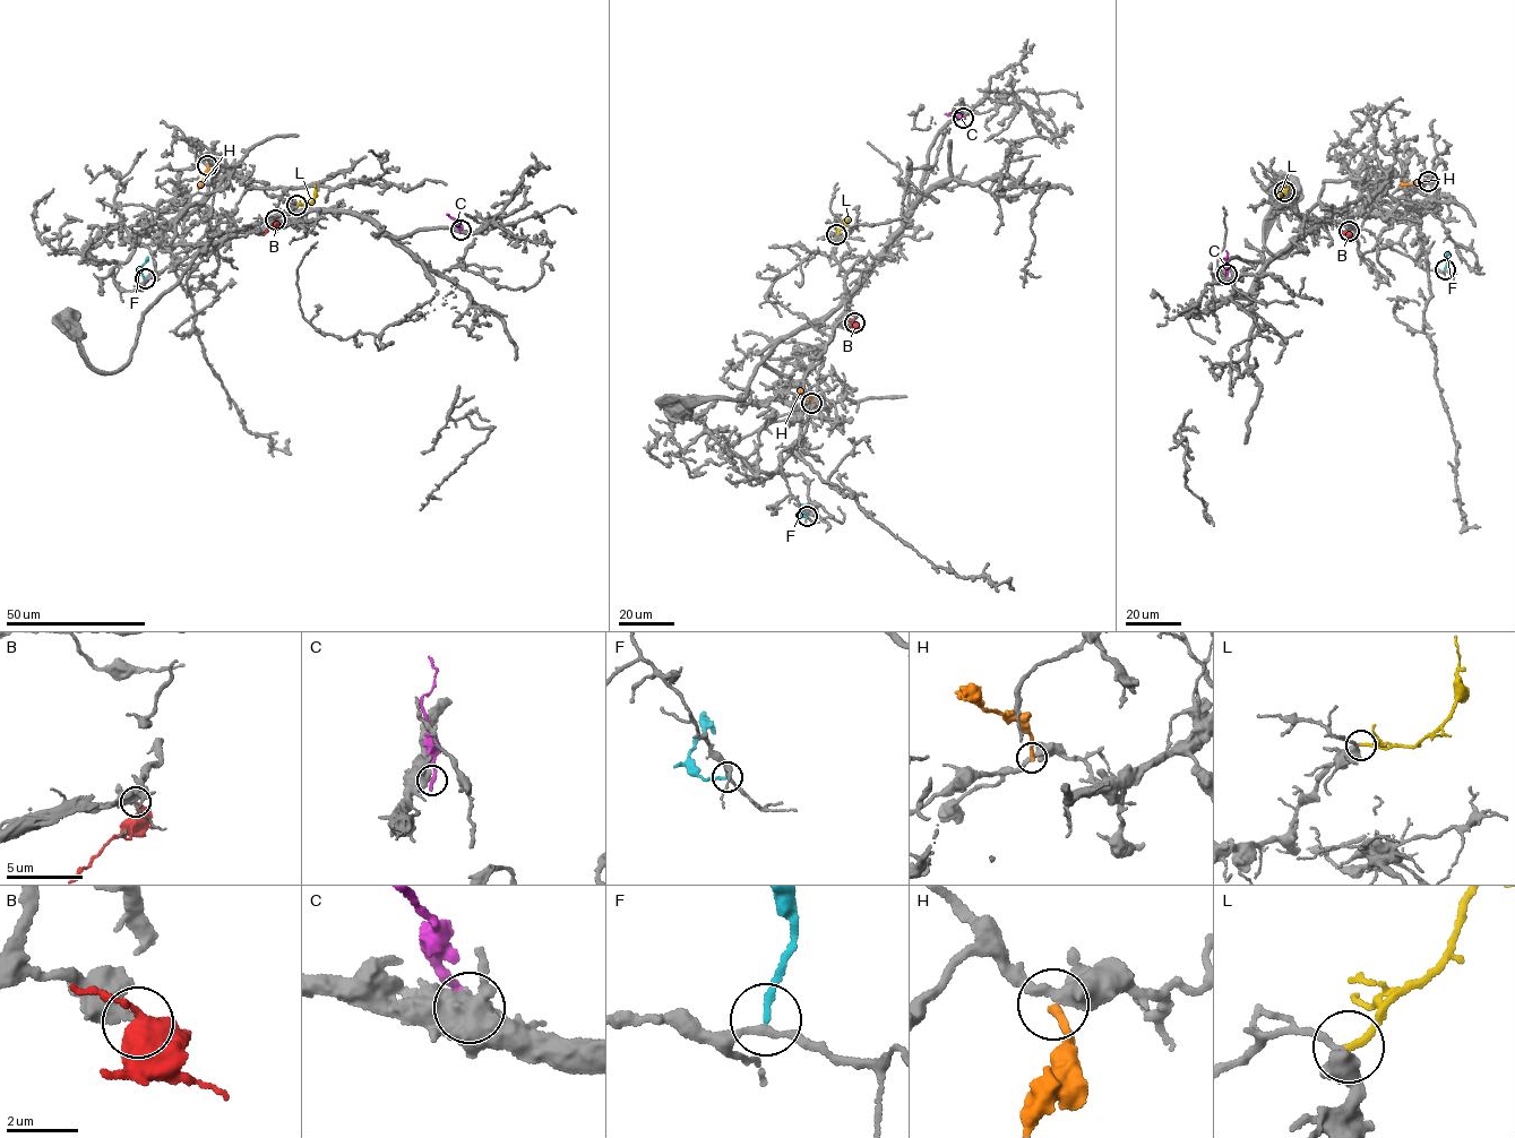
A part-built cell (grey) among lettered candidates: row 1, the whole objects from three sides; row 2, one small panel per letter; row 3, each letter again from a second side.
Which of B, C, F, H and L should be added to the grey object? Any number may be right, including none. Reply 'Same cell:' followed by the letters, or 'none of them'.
Same cell: B, L

